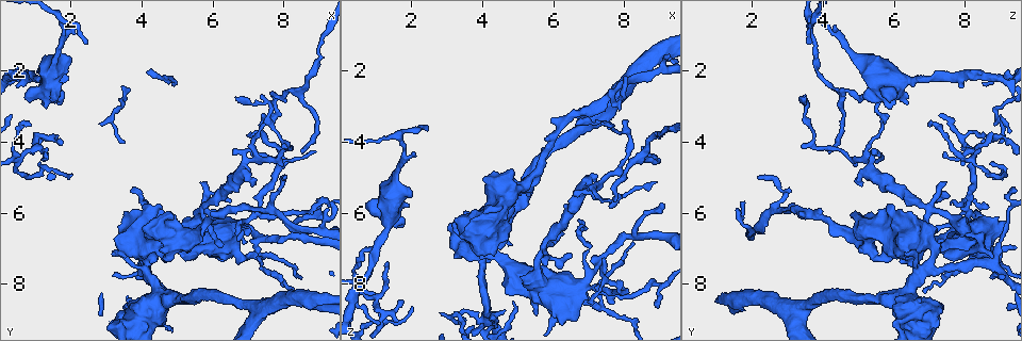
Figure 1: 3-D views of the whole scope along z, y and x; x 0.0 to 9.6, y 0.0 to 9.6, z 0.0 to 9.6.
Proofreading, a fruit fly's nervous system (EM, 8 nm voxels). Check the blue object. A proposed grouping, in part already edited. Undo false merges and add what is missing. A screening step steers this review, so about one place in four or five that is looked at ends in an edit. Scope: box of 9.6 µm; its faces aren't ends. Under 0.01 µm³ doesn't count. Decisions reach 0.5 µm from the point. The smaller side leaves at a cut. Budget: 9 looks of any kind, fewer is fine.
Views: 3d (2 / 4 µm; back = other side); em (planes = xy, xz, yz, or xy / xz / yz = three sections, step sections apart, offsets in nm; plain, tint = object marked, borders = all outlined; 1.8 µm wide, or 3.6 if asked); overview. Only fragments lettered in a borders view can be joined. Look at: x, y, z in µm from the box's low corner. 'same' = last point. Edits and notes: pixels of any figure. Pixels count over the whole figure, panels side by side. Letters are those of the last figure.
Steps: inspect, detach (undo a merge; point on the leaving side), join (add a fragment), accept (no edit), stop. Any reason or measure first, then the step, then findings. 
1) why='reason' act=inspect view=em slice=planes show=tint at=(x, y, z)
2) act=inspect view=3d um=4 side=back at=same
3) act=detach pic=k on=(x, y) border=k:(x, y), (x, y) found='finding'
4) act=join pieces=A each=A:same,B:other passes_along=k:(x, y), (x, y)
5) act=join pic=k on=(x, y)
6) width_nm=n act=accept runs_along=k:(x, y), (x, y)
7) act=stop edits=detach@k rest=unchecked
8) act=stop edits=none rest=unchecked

why='calibre changes' act=inspect view=3d um=4 side=back at=(6.90, 4.50, 5.30)

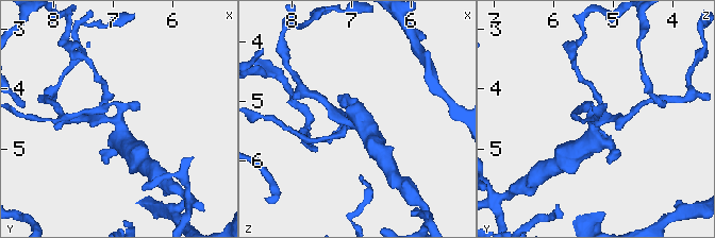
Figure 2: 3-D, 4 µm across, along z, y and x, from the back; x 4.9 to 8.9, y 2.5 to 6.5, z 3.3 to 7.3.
act=inspect view=em slice=xy step=8 show=borders at=(6.85, 4.50, 5.30)

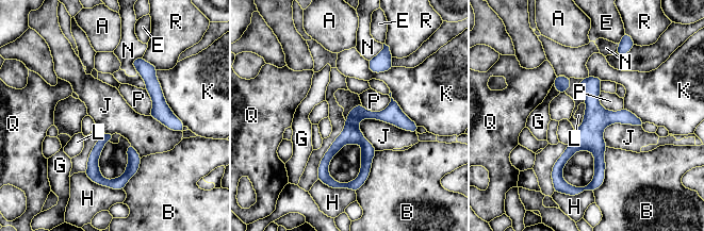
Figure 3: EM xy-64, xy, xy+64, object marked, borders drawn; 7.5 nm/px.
act=inspect view=em slice=planes show=borders at=same

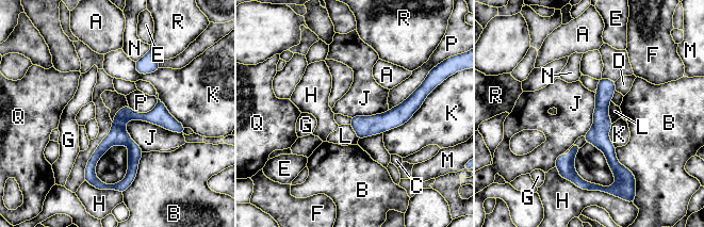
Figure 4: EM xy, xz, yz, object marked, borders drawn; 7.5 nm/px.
act=accept each=A:other,B:other,C:other,D:other,E:other,F:other,G:other,H:other,J:other,K:other,L:other,M:other,N:other,P:other,Q:other,R:other runs_along=4:(179, 128), (128, 116), (87, 173) found='one neuron here'

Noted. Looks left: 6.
why='an open end' act=inspect view=3d um=4 at=(8.20, 8.20, 6.85)

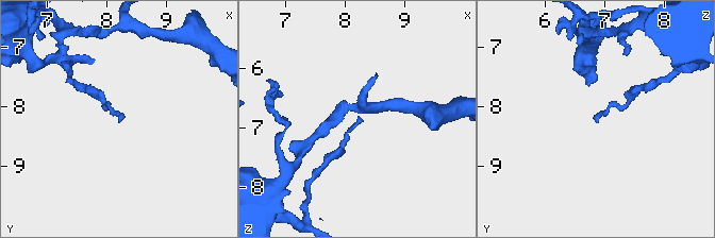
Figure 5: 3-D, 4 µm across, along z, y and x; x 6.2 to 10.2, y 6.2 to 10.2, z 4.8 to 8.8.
why='need the tissue' act=inspect view=em slice=planes show=borders at=(8.20, 8.20, 6.85)

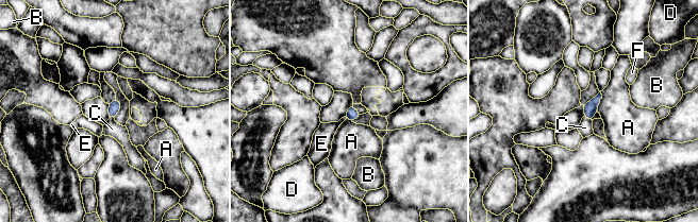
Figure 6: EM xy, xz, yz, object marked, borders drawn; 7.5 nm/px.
act=join pieces=C each=A:other,B:other,C:same,D:other,E:other,F:other passes_along=6:(591, 107), (588, 119), (585, 127) found='the neuron continues'

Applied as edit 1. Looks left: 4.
why='thick turns thin' act=inspect view=em um=3.6 slice=planes show=borders at=(9.15, 8.45, 1.40)

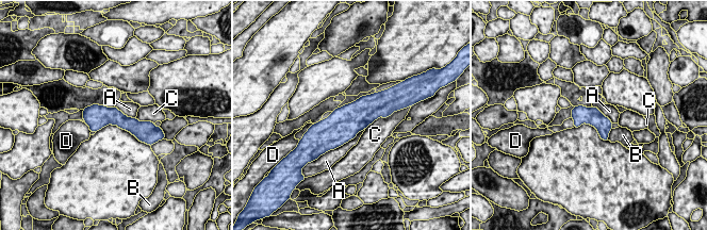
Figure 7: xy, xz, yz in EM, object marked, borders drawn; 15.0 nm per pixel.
longest_contact=A:600nm act=accept each=A:other,B:other,C:other,D:other border=7:(364, 128), (352, 138), (331, 150) found='continuous, no second neuron'

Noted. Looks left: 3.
why='thin arm on a thick one' act=inspect view=em slice=planes show=tint at=(4.15, 7.60, 6.85)

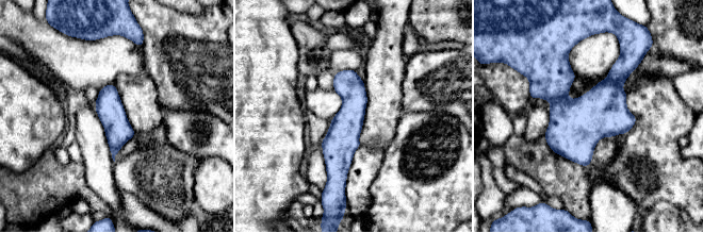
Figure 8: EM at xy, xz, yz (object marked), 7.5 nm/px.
why='see the neighbours' act=inspect view=em slice=planes show=borders at=same

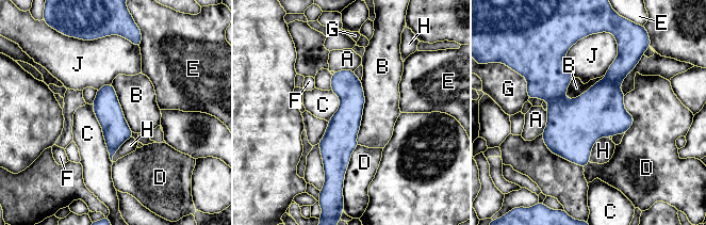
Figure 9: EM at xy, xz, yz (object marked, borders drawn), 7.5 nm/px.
act=accept each=A:other,B:other,C:other,D:other,E:other,F:other,G:other,H:other,J:other border=9:(361, 80), (364, 109), (358, 144) found='all the same neuron'

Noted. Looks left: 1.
act=stop edits=join@6 rest=unchecked

